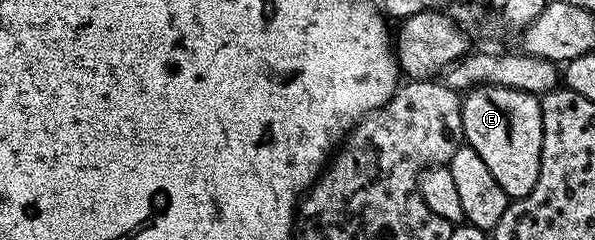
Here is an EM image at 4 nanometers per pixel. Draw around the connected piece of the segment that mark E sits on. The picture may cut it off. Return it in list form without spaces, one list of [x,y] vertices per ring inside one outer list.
[[[472,86],[462,101],[464,139],[480,153],[492,177],[511,200],[522,199],[536,185],[542,156],[542,105],[537,95],[499,86]]]

